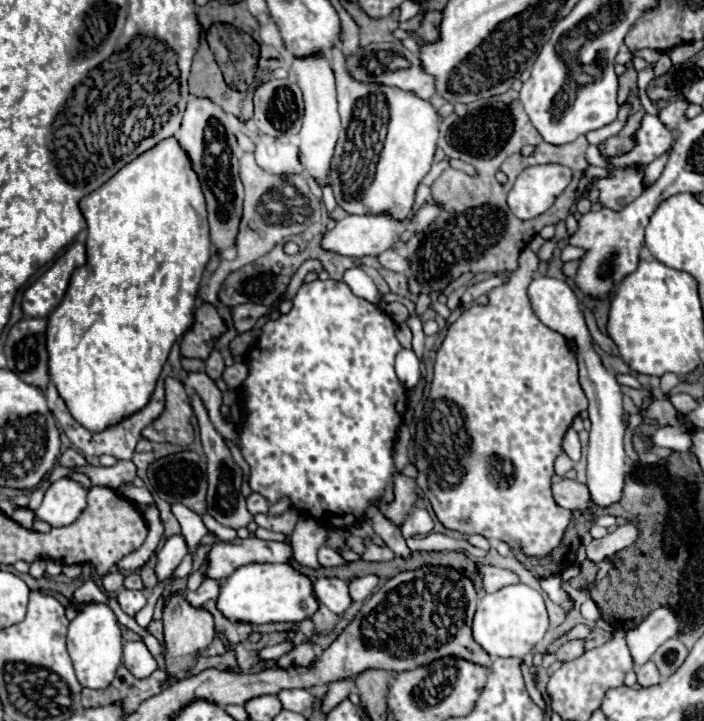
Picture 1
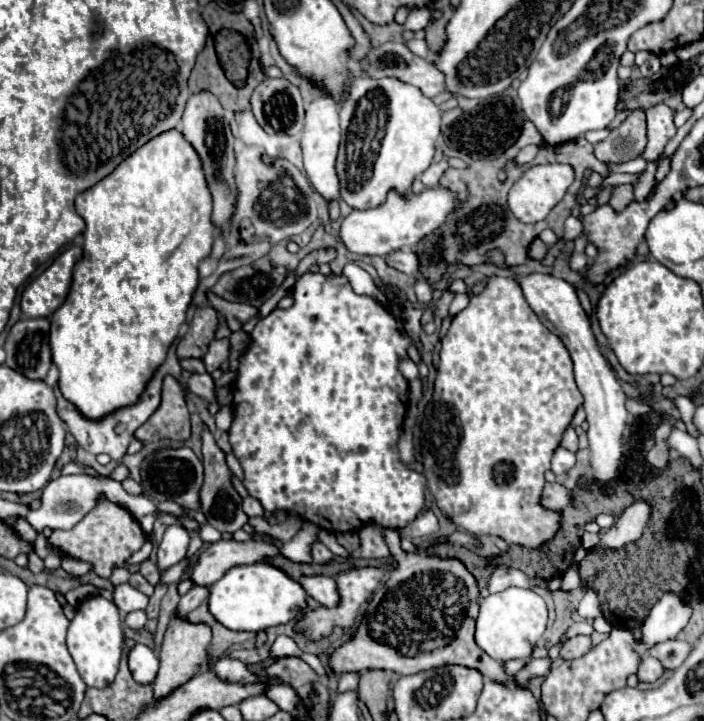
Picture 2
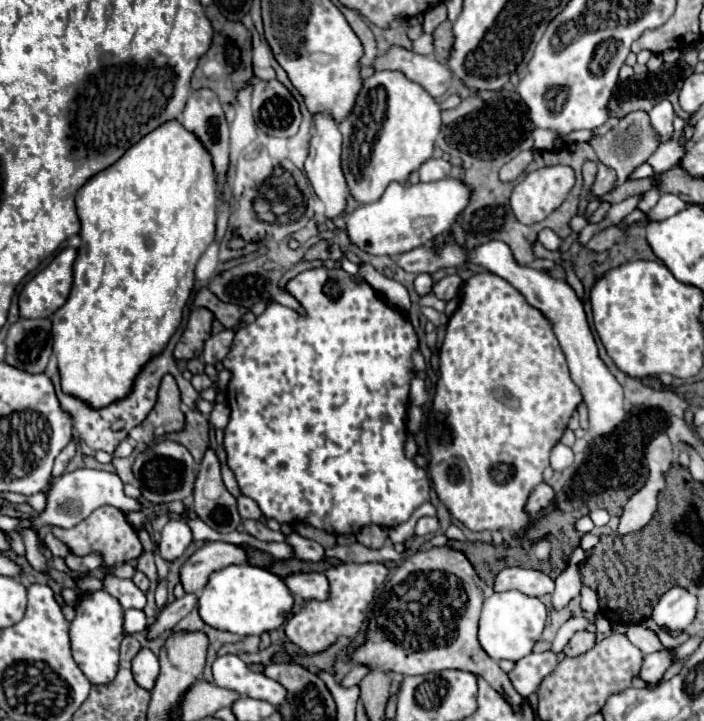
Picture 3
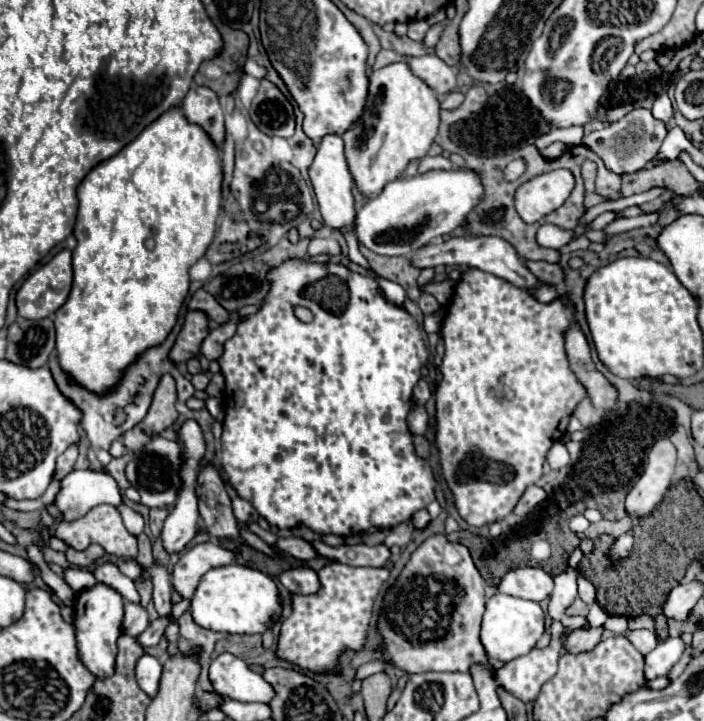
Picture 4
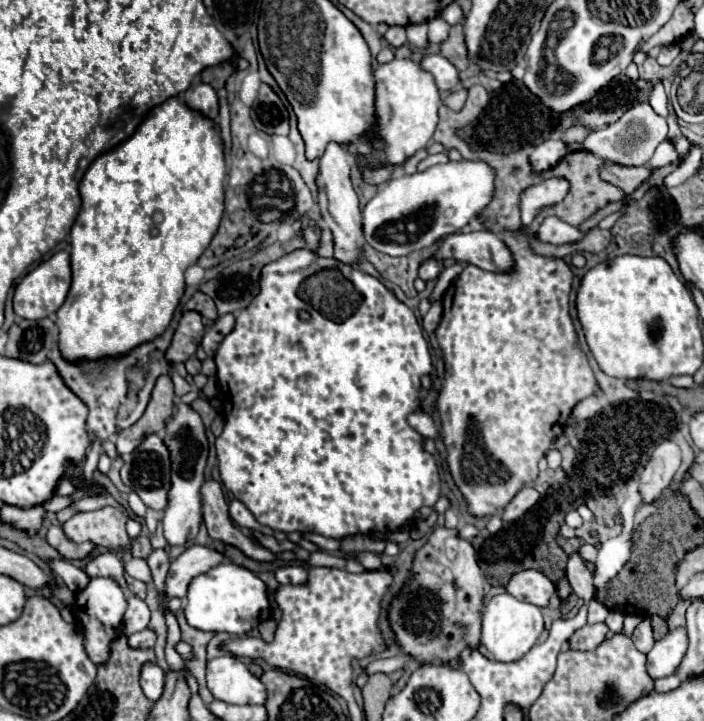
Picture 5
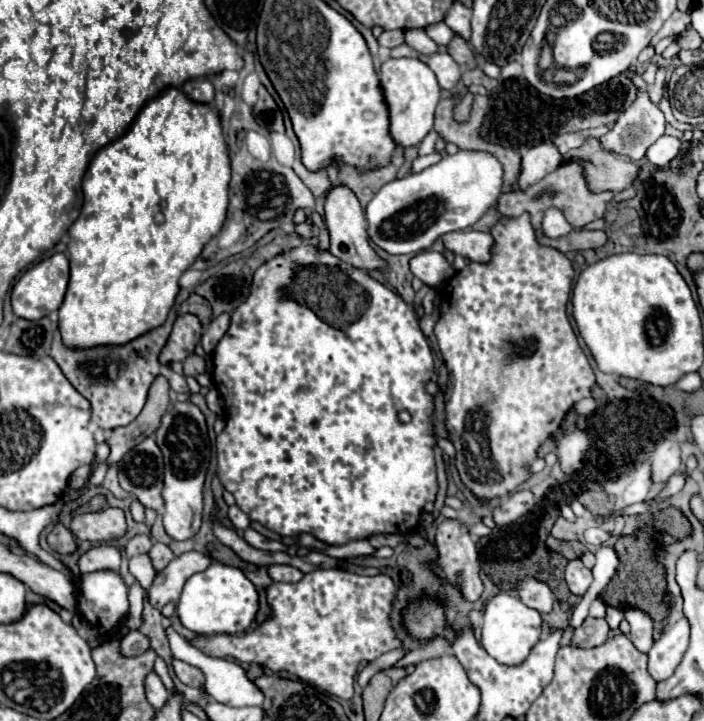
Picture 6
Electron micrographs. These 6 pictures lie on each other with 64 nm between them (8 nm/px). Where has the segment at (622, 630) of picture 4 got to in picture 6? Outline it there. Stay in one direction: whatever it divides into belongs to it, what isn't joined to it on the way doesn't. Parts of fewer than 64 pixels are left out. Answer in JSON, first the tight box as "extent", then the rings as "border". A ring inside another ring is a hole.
{"extent":[605,606,624,629],"border":[[[607,606],[605,619],[611,629],[618,629],[621,621],[624,619],[624,611],[619,608]]]}

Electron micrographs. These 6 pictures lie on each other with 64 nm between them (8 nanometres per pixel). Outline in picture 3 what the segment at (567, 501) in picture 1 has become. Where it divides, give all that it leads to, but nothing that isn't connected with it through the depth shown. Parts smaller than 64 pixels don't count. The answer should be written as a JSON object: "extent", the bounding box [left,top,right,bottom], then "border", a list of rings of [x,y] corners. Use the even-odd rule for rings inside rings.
{"extent":[524,484,556,514],"border":[[[538,484],[538,486],[530,492],[524,510],[526,510],[528,514],[534,514],[534,512],[538,512],[540,508],[550,506],[550,504],[554,502],[554,498],[556,498],[556,492],[554,492],[548,484]]]}

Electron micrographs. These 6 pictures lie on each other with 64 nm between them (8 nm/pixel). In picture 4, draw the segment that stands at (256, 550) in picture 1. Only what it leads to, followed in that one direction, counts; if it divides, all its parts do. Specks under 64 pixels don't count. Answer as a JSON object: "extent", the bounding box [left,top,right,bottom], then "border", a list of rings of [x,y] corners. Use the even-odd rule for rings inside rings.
{"extent":[172,542,234,600],"border":[[[212,542],[206,544],[196,544],[190,550],[186,550],[178,564],[172,570],[172,588],[184,598],[190,600],[192,592],[196,590],[196,584],[200,582],[200,576],[204,576],[204,572],[230,564],[234,562],[234,552],[222,548],[222,546],[214,546]]]}

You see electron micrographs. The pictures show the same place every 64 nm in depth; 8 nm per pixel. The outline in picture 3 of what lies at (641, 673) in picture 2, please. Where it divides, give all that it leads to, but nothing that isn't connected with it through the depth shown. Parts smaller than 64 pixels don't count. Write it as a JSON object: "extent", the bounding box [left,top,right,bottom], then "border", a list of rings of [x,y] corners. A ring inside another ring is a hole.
{"extent":[640,648,674,684],"border":[[[668,648],[646,654],[642,670],[640,670],[640,678],[646,680],[648,684],[656,684],[664,676],[664,672],[672,666],[672,662],[674,662],[672,660],[672,650],[668,650]]]}

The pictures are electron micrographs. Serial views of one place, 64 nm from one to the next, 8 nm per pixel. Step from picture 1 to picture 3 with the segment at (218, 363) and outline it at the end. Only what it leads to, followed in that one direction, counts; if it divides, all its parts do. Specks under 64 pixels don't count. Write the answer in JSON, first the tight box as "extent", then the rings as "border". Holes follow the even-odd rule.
{"extent":[202,330,234,364],"border":[[[222,330],[218,334],[212,334],[206,344],[204,344],[204,352],[202,352],[202,360],[206,364],[216,364],[222,362],[224,356],[228,354],[230,346],[232,346],[232,338],[234,338],[234,330]]]}

